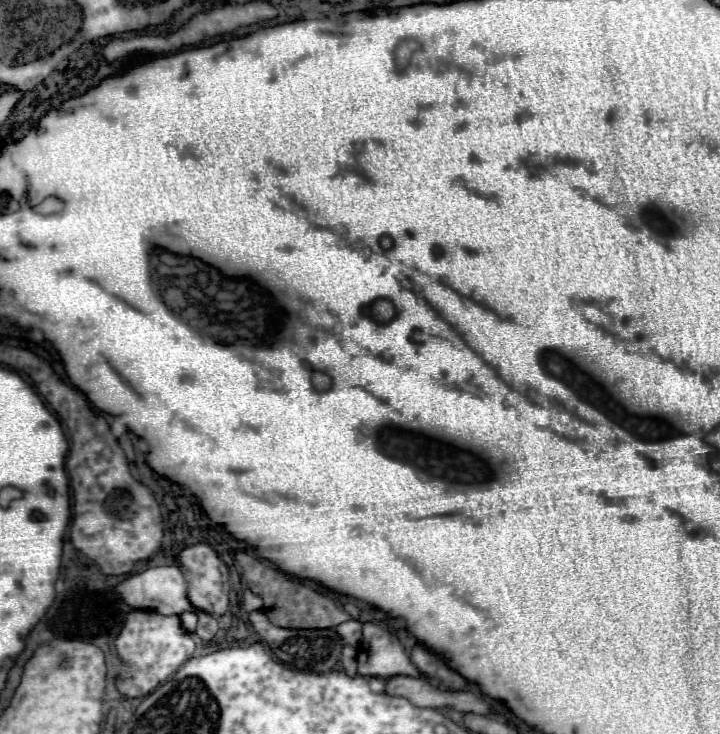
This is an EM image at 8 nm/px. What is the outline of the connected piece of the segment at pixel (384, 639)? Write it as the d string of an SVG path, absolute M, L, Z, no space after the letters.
M364 624L362 644L358 650L358 674L392 678L392 676L412 676L422 678L418 668L410 662L404 648L380 626Z

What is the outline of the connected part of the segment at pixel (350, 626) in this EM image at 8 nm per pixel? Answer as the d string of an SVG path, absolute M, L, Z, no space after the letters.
M350 620L348 624L342 624L342 626L338 626L338 628L342 628L342 630L338 630L340 632L340 636L342 636L342 640L348 644L348 646L354 646L354 644L358 644L358 640L360 640L360 622L354 622L354 620Z

